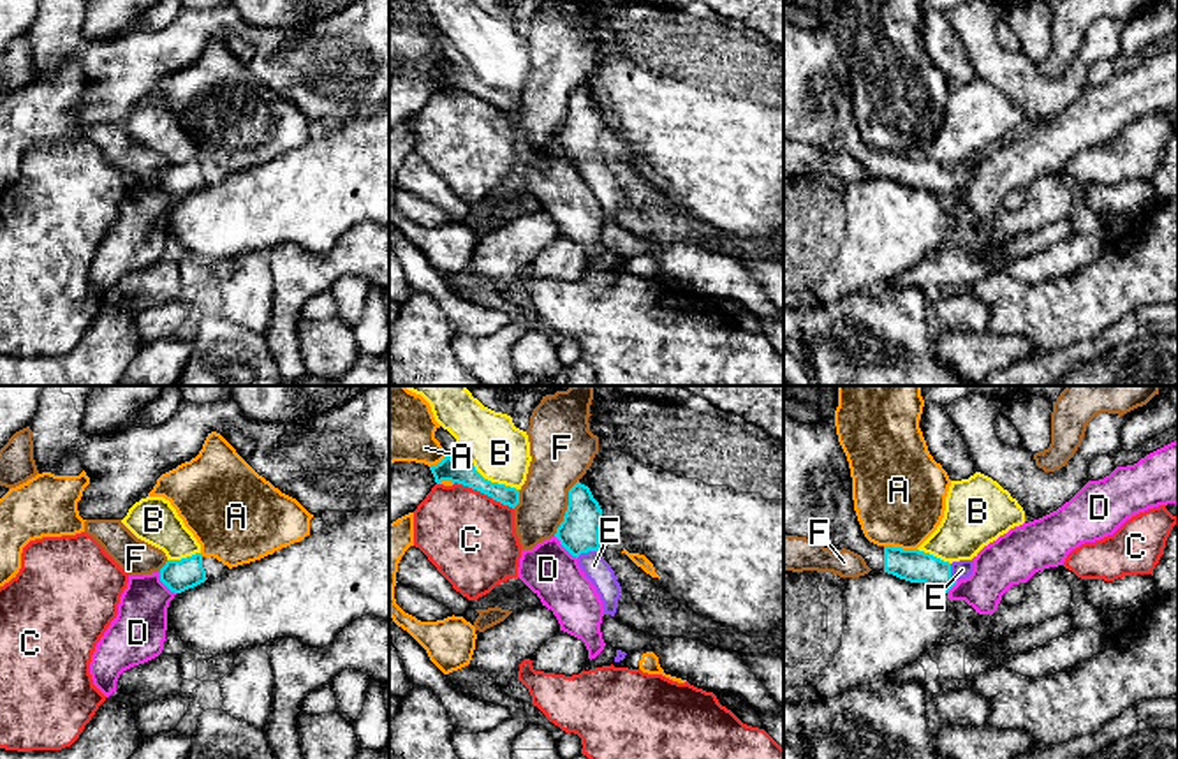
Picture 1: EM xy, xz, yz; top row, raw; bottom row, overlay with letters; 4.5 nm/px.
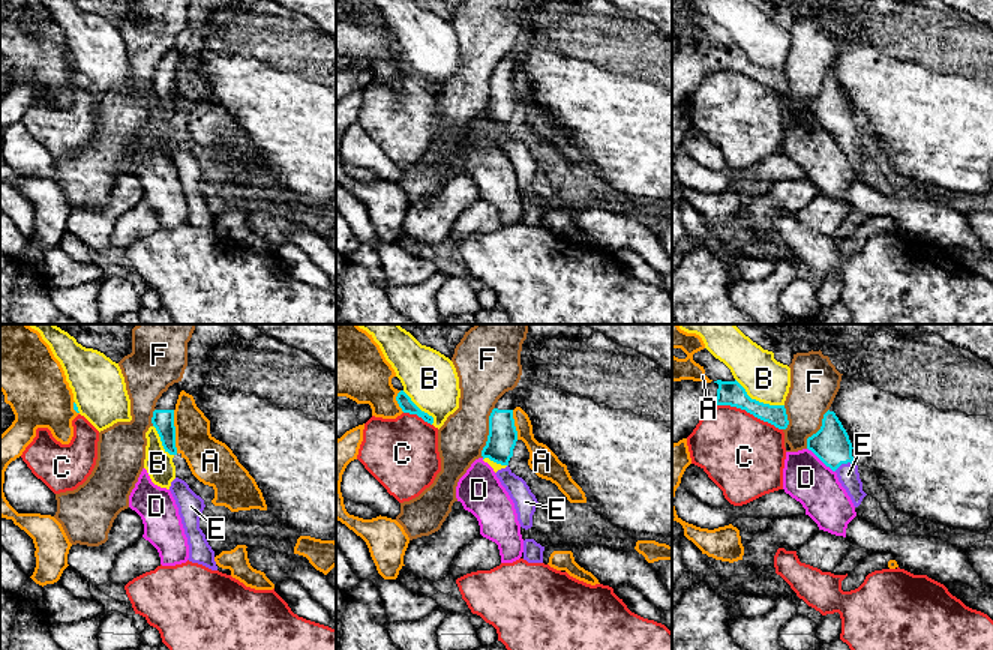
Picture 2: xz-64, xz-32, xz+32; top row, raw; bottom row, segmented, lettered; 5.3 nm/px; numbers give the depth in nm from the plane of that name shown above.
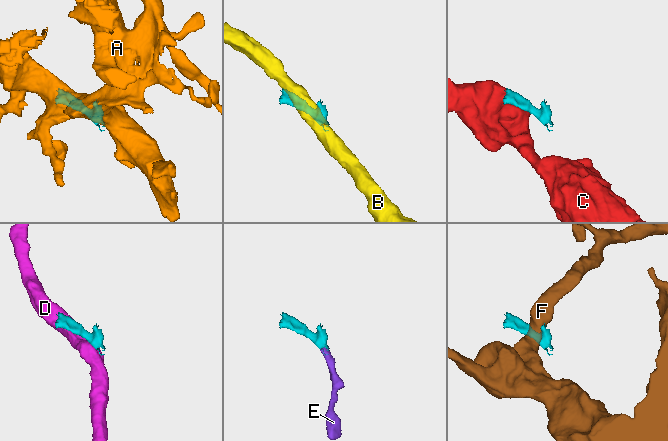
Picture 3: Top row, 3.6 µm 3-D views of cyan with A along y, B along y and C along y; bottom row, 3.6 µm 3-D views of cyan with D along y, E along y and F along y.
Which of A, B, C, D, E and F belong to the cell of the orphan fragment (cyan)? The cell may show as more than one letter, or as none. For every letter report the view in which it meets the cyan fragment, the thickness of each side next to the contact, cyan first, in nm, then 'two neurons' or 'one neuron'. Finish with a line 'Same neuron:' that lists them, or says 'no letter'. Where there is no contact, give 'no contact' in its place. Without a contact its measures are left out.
A: meets cyan in yz; 150 nm thick on the cyan side, 420 nm on the other; two neurons
B: meets cyan in xz; 110 nm thick on the cyan side, 280 nm on the other; two neurons
C: meets cyan in xz; 110 nm thick on the cyan side, 400 nm on the other; two neurons
D: meets cyan in xy; 140 nm thick on the cyan side, 240 nm on the other; two neurons
E: meets cyan in xz; 180 nm thick on the cyan side, 120 nm on the other; one neuron
F: meets cyan in xz; 180 nm thick on the cyan side, 280 nm on the other; two neurons
Same neuron: E

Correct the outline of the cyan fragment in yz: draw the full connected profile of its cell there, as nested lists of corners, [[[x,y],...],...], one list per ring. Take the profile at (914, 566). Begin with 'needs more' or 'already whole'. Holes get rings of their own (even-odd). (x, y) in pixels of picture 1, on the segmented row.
needs more; [[[784,412],[784,535],[798,535],[812,539],[829,549],[850,549],[861,555],[873,571],[884,571],[910,583],[924,583],[935,590],[947,593],[960,579],[974,571],[972,560],[944,562],[919,549],[902,549],[893,546],[877,546],[870,542],[858,521],[852,500],[852,477],[847,456],[838,442],[836,426],[829,423],[805,424],[798,423]]]

